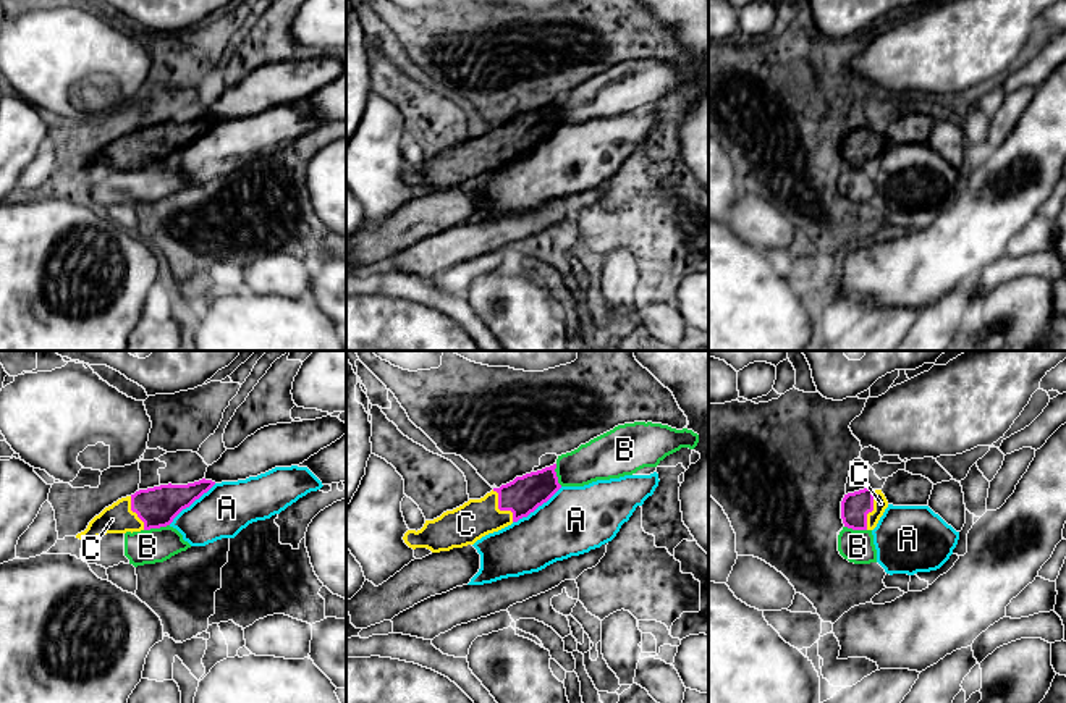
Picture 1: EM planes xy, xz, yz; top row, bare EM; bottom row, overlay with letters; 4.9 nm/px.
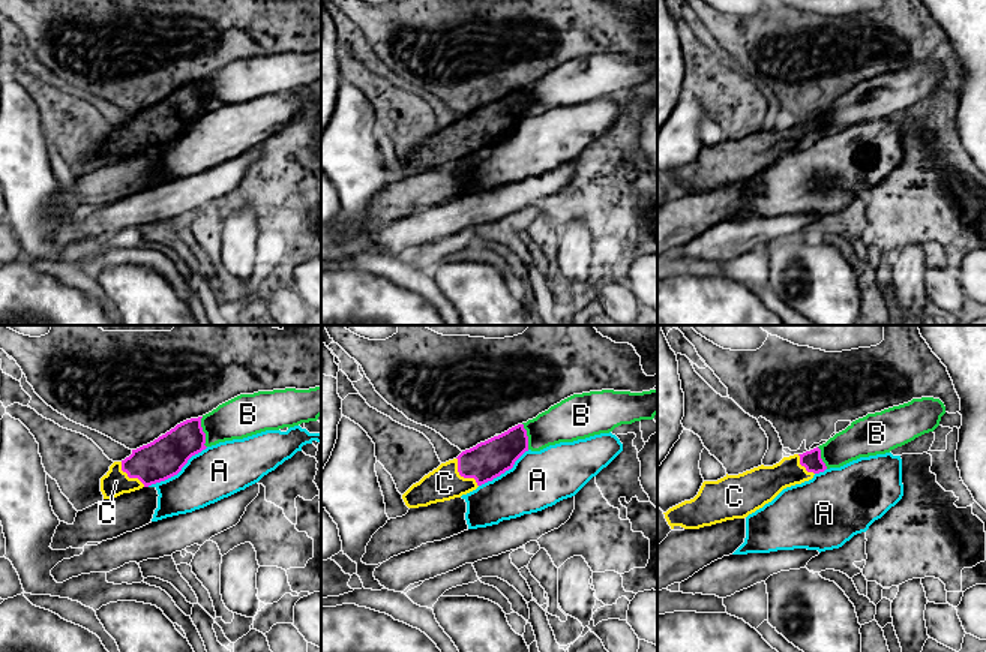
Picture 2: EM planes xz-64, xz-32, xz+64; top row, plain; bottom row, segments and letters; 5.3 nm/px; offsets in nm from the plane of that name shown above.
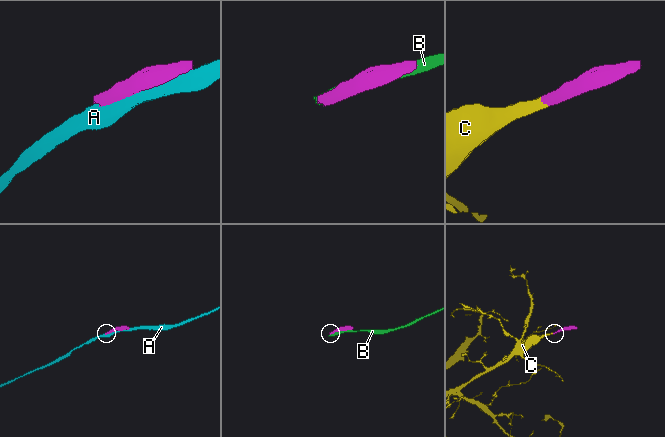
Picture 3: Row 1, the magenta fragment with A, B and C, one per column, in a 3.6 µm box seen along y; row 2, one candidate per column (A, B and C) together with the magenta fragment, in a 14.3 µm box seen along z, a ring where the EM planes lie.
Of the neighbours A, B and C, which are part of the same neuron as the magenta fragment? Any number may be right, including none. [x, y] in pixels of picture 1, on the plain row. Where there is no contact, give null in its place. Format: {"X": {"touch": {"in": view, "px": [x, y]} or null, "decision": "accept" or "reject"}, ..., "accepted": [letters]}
{"A": {"touch": {"in": "xz", "px": [537, 144]}, "decision": "reject"}, "B": {"touch": {"in": "xy", "px": [156, 165]}, "decision": "reject"}, "C": {"touch": {"in": "xz", "px": [500, 147]}, "decision": "accept"}, "accepted": ["C"]}

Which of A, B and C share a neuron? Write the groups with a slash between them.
A / B / C

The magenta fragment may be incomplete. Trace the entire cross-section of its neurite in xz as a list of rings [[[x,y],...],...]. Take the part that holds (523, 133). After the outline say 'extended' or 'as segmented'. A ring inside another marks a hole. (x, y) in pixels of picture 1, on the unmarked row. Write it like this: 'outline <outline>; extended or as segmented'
outline [[[556,102],[516,115],[480,137],[469,137],[434,158],[425,158],[417,170],[408,168],[403,178],[412,187],[427,186],[432,191],[474,183],[547,141],[561,126],[555,107]]]; extended

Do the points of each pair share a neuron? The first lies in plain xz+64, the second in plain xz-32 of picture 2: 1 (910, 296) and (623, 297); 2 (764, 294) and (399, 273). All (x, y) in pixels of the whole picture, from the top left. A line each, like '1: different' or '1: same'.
1: different
2: same

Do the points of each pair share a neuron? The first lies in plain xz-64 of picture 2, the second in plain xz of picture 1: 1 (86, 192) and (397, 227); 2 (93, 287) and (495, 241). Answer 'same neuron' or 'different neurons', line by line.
1: same neuron
2: different neurons

